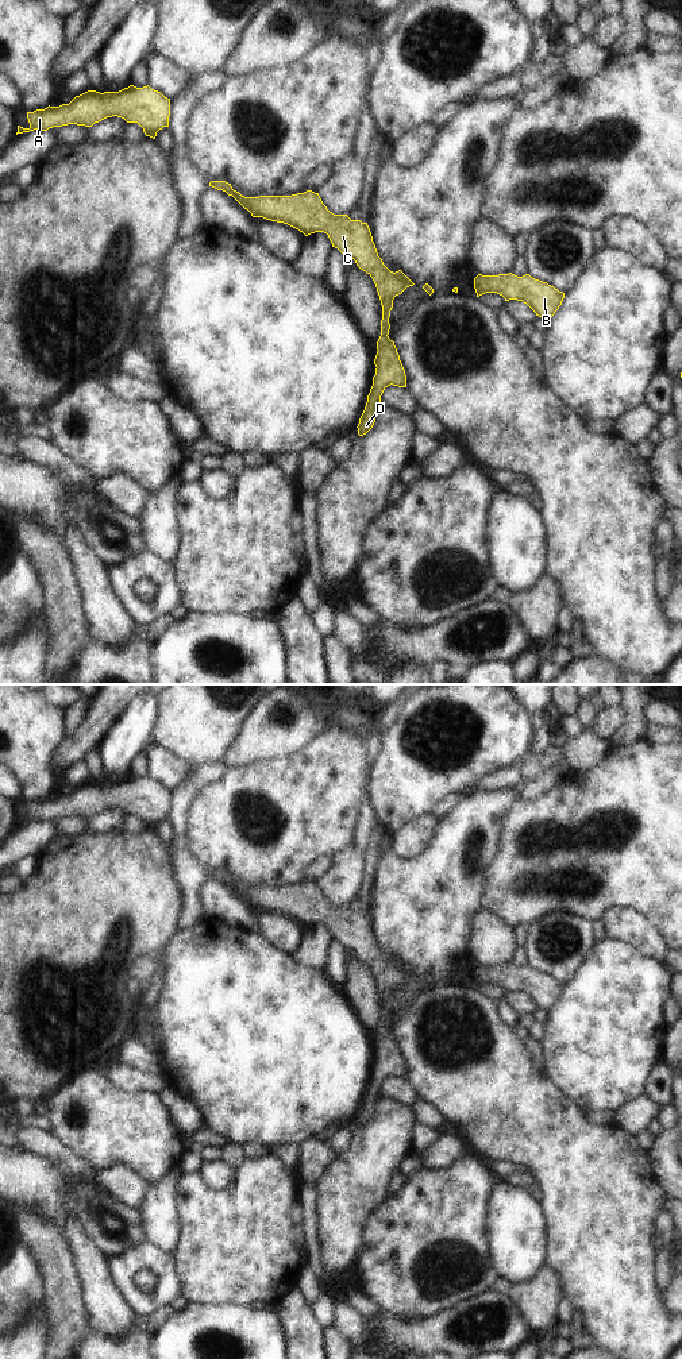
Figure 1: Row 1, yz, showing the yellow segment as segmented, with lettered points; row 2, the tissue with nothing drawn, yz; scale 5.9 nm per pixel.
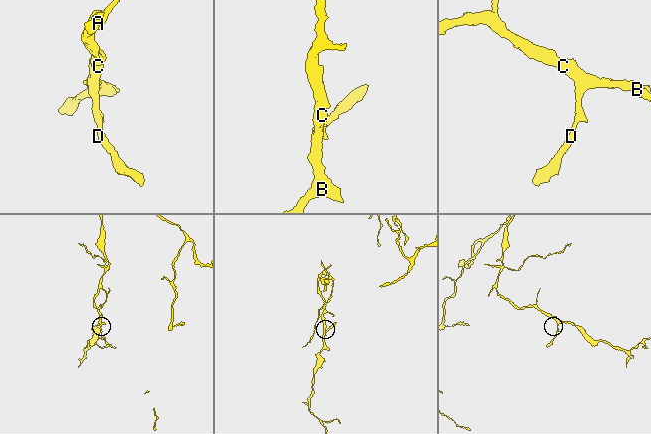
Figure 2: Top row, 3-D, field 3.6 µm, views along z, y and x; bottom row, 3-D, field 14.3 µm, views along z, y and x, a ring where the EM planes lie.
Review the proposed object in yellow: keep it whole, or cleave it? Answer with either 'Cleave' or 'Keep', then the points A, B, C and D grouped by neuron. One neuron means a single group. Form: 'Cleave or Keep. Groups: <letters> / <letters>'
Keep. Groups: A B C D.

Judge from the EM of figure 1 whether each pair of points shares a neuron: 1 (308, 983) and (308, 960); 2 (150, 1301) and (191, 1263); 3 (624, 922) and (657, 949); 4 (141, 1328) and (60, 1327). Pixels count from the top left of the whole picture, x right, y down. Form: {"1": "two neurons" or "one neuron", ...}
{"1": "two neurons", "2": "two neurons", "3": "one neuron", "4": "two neurons"}

